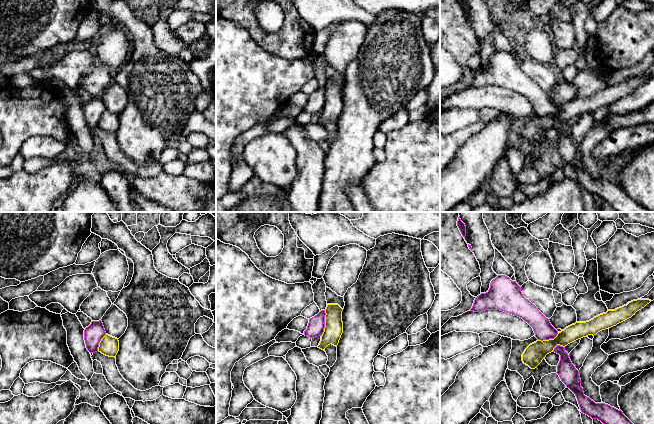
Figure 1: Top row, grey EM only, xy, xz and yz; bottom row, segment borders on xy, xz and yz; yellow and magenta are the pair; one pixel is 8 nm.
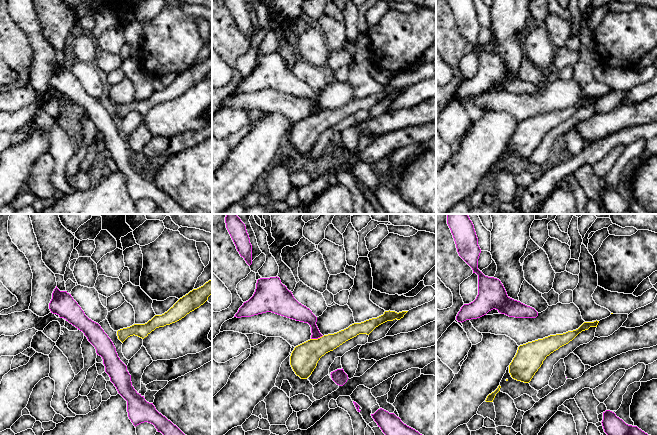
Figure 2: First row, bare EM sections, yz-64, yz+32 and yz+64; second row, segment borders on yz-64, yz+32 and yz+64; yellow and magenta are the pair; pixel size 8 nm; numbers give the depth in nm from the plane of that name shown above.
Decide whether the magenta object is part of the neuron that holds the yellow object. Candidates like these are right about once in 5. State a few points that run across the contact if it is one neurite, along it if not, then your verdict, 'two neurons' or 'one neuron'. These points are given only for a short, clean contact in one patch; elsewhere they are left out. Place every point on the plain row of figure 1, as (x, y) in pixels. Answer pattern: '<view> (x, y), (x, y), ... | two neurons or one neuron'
xz (325, 86), (325, 103), (321, 112) | two neurons

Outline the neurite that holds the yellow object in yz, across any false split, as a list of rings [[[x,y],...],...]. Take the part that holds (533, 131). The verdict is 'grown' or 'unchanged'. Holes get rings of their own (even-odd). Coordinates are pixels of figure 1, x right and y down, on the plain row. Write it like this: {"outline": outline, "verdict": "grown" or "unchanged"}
{"outline": [[[637,75],[629,78],[627,81],[619,83],[615,86],[608,86],[606,89],[600,90],[586,98],[576,98],[558,108],[554,115],[537,116],[530,120],[522,130],[522,137],[531,145],[535,145],[546,131],[553,128],[557,121],[567,122],[568,120],[586,113],[588,111],[596,111],[598,108],[616,102],[617,100],[631,94],[635,89],[647,80],[649,75]]], "verdict": "unchanged"}

